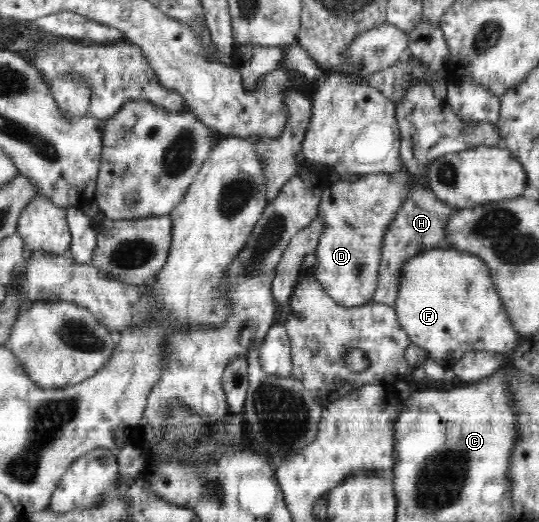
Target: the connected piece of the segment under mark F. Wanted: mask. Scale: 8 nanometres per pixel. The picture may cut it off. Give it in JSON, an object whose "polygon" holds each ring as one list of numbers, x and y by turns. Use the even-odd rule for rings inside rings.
{"polygon":[[438,246,411,256,401,268,399,294,394,310,399,325,410,336,411,342,428,353,428,359,439,362,448,369,453,367,466,353,481,351,501,353,509,357,523,339,515,331,508,318,495,283,491,279,491,269,479,256,461,252,445,246]]}

